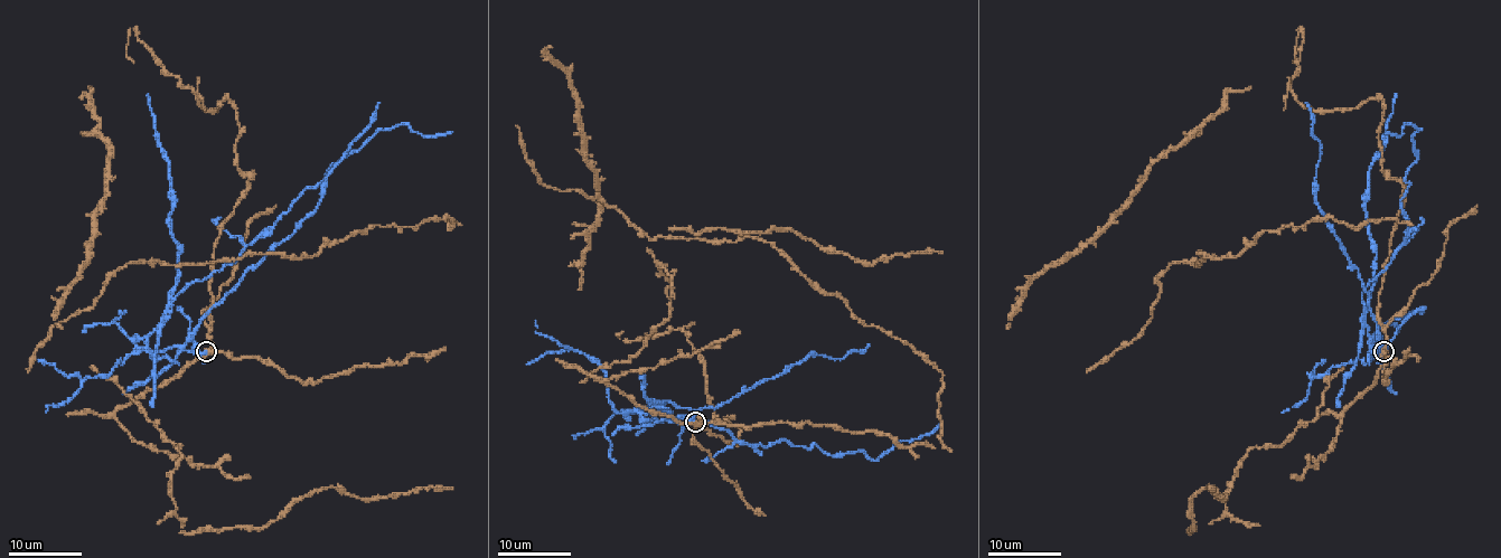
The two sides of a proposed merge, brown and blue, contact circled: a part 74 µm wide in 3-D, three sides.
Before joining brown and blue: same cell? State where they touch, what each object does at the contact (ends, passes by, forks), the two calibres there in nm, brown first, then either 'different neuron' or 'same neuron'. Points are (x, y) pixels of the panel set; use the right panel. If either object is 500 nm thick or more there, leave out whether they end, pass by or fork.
(1384, 351) | 500/190 nm | different neuron

